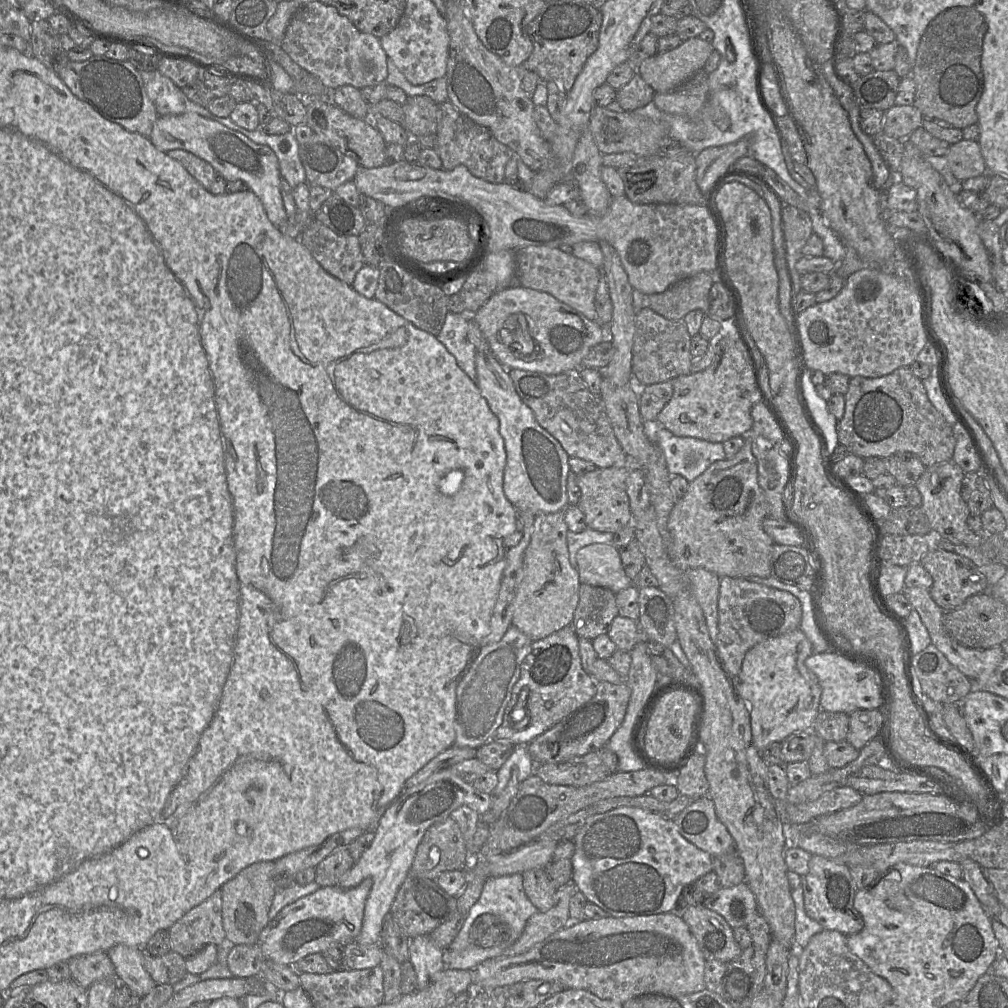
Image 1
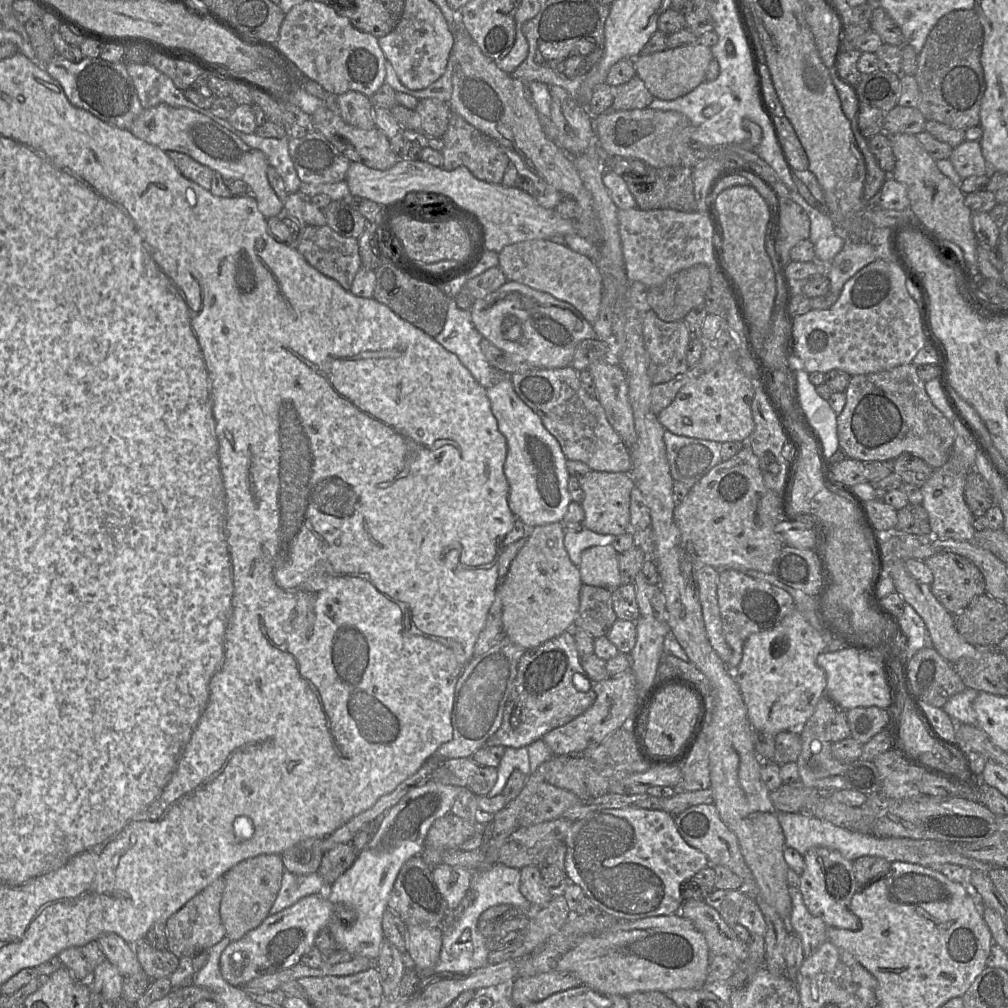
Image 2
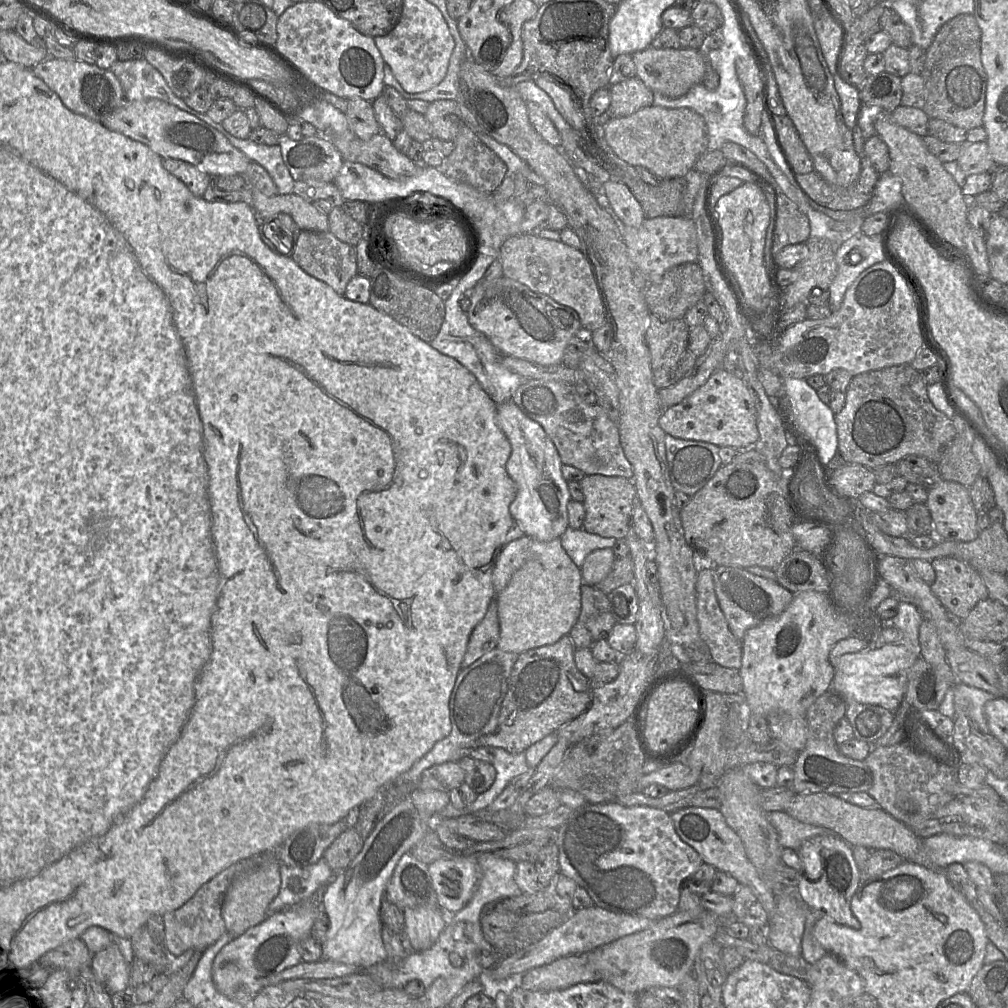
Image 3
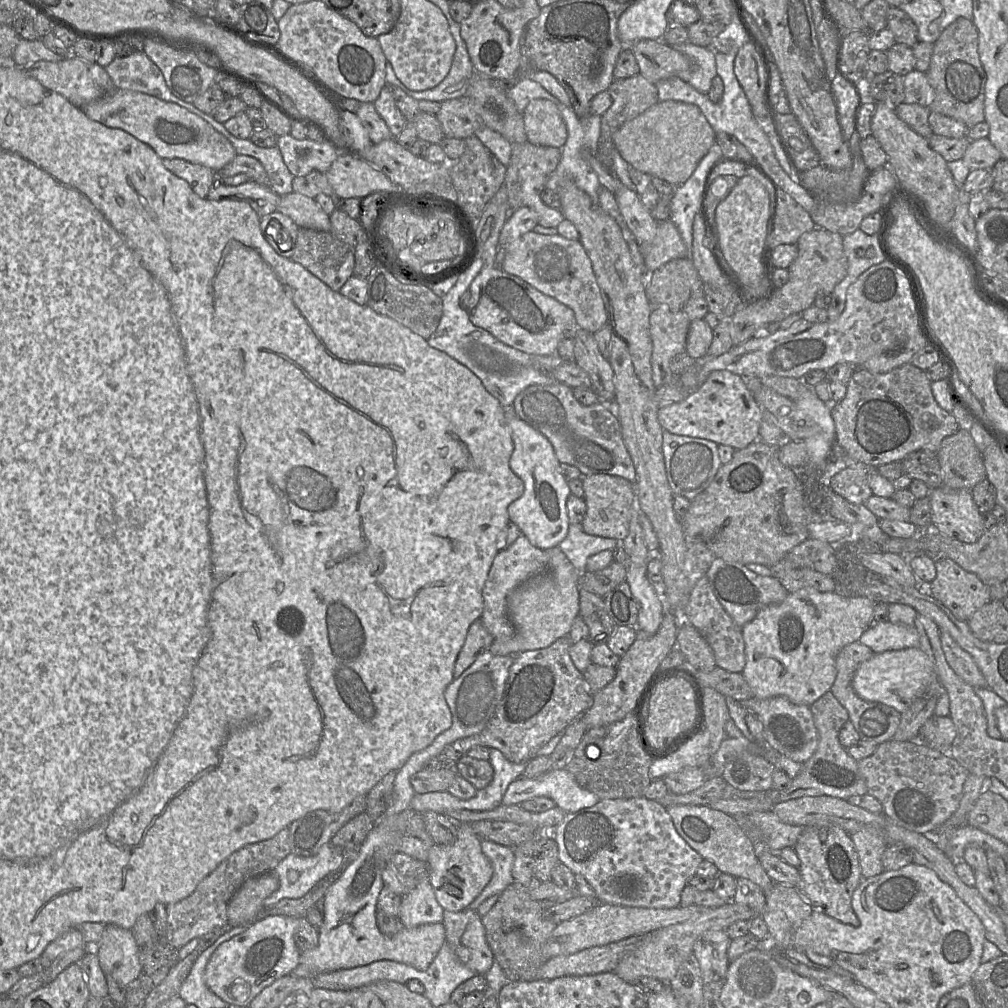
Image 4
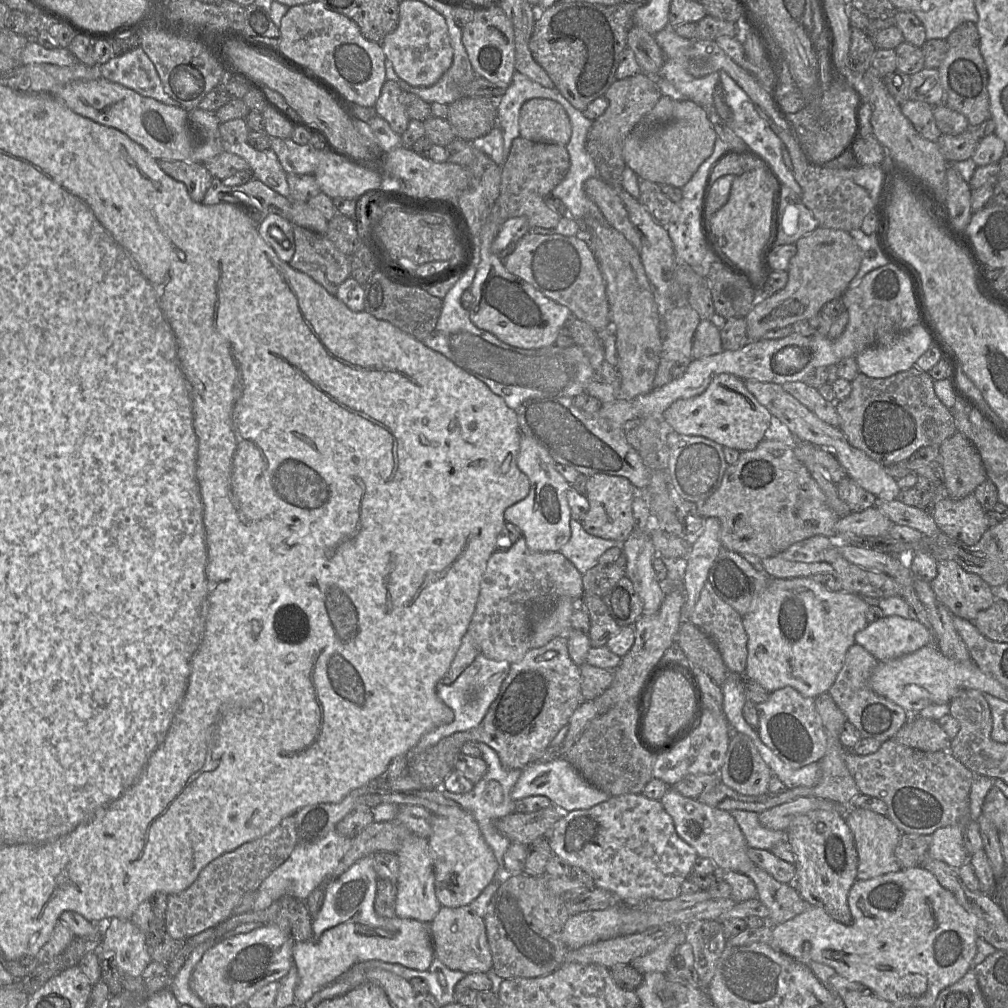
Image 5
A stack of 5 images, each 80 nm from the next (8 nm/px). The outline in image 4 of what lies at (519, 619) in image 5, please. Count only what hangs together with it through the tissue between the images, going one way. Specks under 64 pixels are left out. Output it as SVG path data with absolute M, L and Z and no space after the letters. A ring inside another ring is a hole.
M521 534L509 547L498 551L483 588L483 612L480 617L494 639L510 639L515 634L514 626L508 616L507 597L520 584L544 573L547 568L547 552L533 546L524 534Z

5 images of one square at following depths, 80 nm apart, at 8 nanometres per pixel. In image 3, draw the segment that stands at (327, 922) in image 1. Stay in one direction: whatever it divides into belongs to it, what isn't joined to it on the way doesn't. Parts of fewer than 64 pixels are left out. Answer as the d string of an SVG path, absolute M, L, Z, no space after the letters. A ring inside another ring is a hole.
M300 903L291 909L270 913L263 922L235 937L213 961L212 979L216 989L230 1000L251 1005L253 999L268 986L271 976L302 961L299 944L311 936L317 914L316 903Z

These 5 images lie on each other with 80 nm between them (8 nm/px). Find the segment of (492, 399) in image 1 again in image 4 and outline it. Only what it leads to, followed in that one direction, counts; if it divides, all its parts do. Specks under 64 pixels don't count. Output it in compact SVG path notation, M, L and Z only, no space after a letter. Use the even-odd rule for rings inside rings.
M511 409L506 410L514 443L509 466L524 483L523 495L507 508L509 520L519 527L533 546L547 550L558 546L568 533L567 499L571 494L568 481L560 472L560 462L550 441L517 417Z

